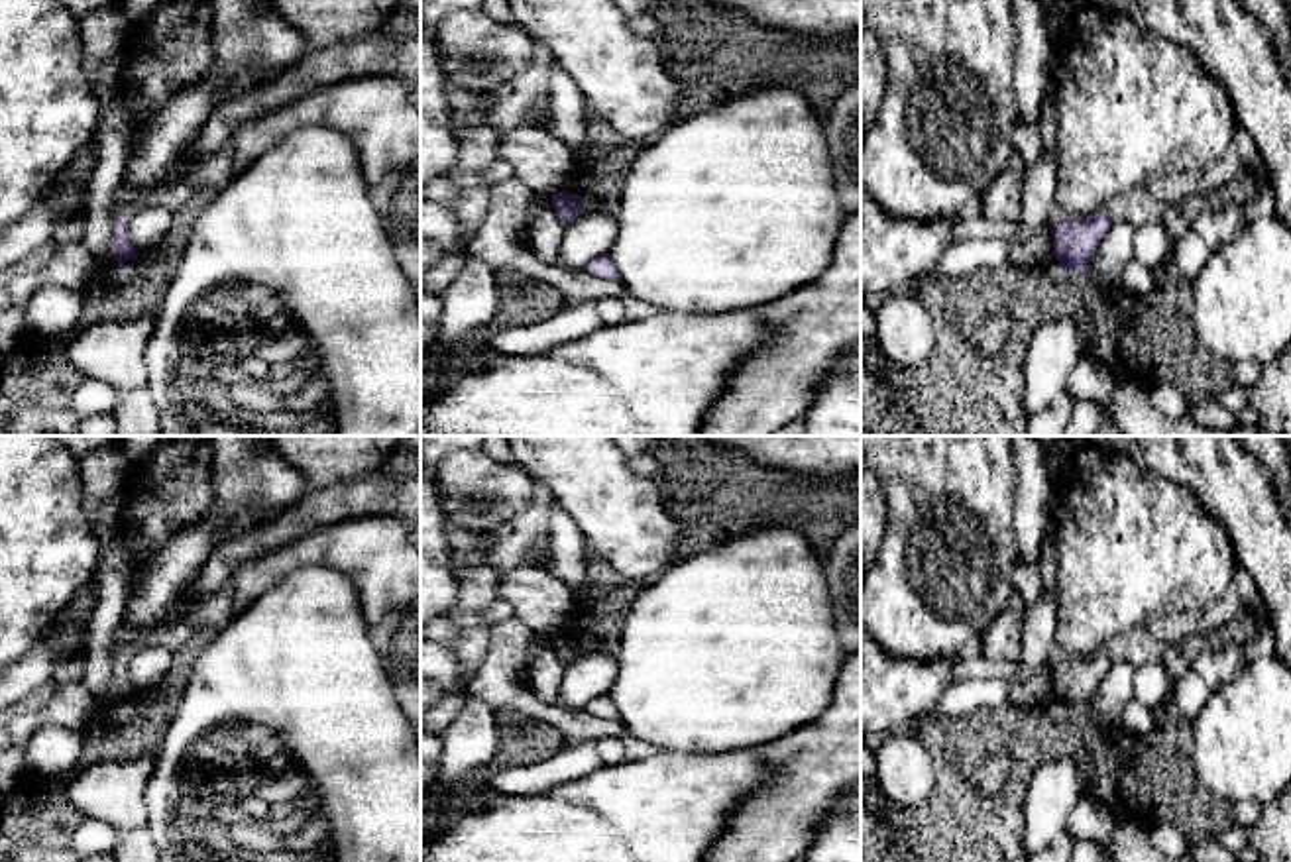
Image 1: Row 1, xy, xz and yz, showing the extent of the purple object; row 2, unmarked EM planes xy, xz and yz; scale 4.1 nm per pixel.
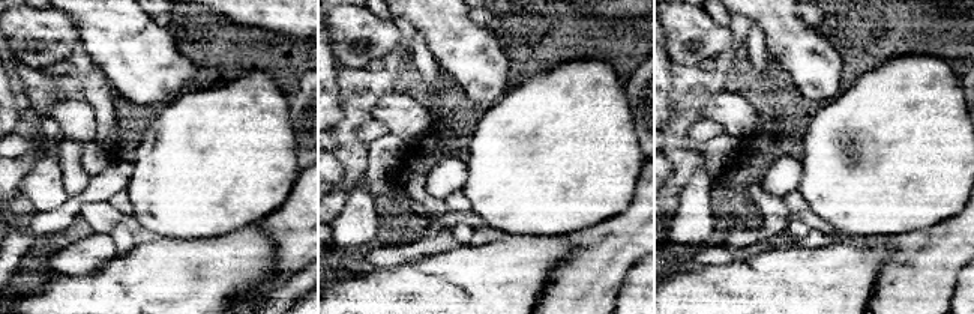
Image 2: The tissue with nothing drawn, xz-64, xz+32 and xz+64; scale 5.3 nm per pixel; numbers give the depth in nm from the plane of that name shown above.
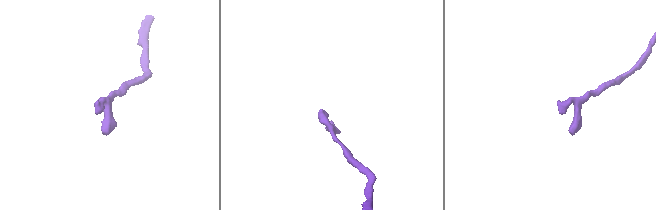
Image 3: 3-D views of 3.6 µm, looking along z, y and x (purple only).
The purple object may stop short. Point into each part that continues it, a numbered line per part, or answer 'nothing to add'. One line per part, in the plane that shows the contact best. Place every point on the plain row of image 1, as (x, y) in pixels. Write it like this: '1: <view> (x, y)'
nothing to add

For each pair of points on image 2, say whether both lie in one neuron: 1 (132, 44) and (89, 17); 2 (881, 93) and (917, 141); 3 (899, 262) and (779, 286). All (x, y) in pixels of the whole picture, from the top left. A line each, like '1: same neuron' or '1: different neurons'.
1: same neuron
2: same neuron
3: different neurons

